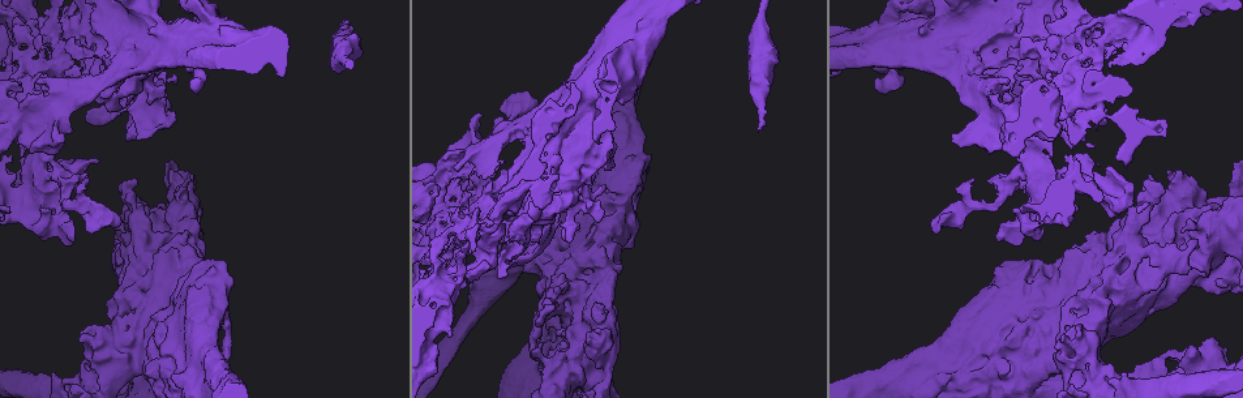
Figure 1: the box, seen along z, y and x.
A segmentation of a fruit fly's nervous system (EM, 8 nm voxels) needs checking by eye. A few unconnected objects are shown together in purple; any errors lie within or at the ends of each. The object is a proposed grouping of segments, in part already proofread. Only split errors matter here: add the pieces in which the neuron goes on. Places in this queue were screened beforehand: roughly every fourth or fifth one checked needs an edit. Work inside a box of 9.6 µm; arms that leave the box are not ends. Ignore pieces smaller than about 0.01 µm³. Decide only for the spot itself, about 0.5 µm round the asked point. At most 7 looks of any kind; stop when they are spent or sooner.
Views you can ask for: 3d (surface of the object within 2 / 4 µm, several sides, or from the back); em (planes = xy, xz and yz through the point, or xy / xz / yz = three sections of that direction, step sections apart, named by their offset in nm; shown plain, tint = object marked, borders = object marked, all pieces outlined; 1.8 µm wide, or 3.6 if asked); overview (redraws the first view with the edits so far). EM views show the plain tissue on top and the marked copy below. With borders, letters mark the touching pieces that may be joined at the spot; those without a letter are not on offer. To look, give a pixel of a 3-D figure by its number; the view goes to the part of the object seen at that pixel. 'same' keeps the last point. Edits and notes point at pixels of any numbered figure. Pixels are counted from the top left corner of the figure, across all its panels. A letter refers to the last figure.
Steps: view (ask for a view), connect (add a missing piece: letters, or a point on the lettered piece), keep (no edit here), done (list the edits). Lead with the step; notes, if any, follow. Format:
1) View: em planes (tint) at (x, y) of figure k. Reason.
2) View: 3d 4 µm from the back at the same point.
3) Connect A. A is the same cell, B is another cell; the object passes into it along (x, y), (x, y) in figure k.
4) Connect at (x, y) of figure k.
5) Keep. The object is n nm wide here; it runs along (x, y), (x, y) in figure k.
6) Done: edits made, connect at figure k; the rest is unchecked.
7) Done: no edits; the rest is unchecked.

View: 3d 4 µm at (1075, 345) of figure 1. Abrupt turn.

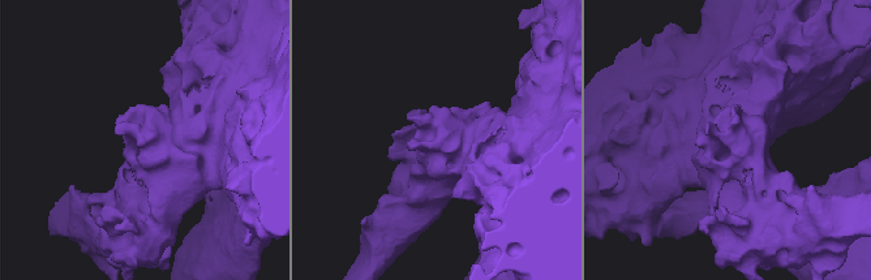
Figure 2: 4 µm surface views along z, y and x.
View: em 3.6 µm yz step 4 (tint) at (162, 134) of figure 2. Need the tissue.

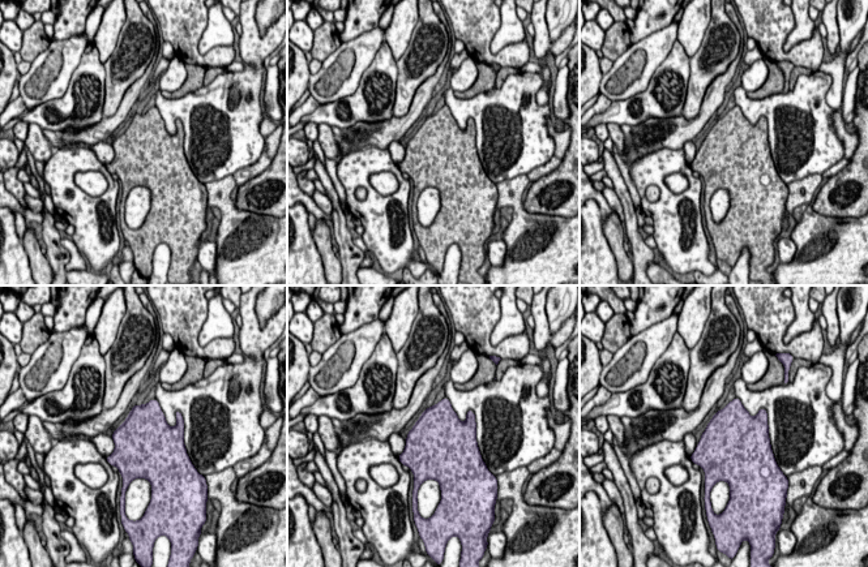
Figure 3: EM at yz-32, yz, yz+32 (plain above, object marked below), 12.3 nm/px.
View: em 3.6 µm yz step 4 (borders) at the same point.

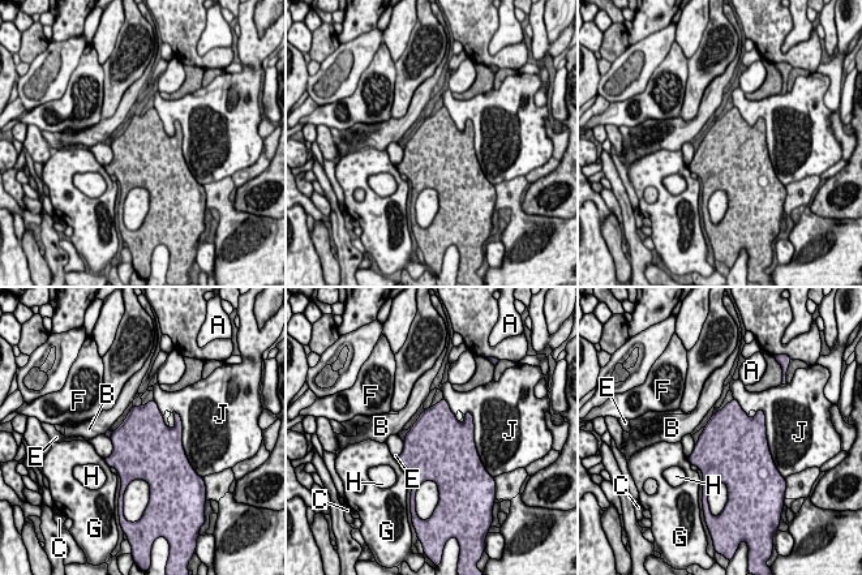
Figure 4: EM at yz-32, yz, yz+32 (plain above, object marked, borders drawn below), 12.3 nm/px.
Keep. The longest contact is with J, 440 nm; A, B, C, E, F, G, H and J are other cells; none of them fits.

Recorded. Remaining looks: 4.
View: 3d 2 µm at (1213, 340) of figure 1. Free end.

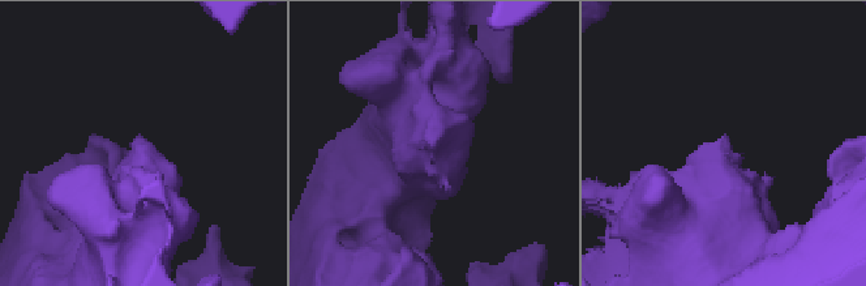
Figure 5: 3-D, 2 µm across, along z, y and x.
View: em yz step 8 (tint) at (725, 142) of figure 5.

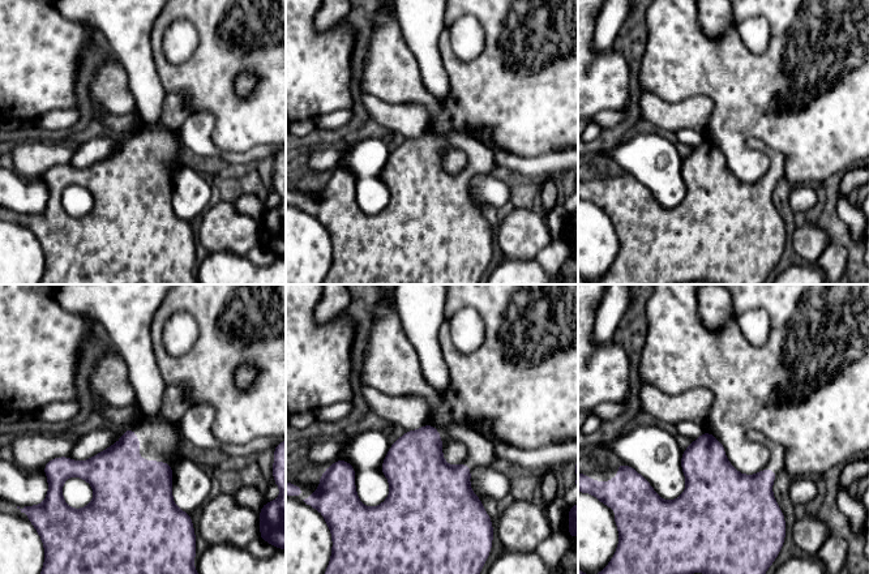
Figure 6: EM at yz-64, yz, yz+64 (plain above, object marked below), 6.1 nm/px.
View: em planes (borders) at the same point.

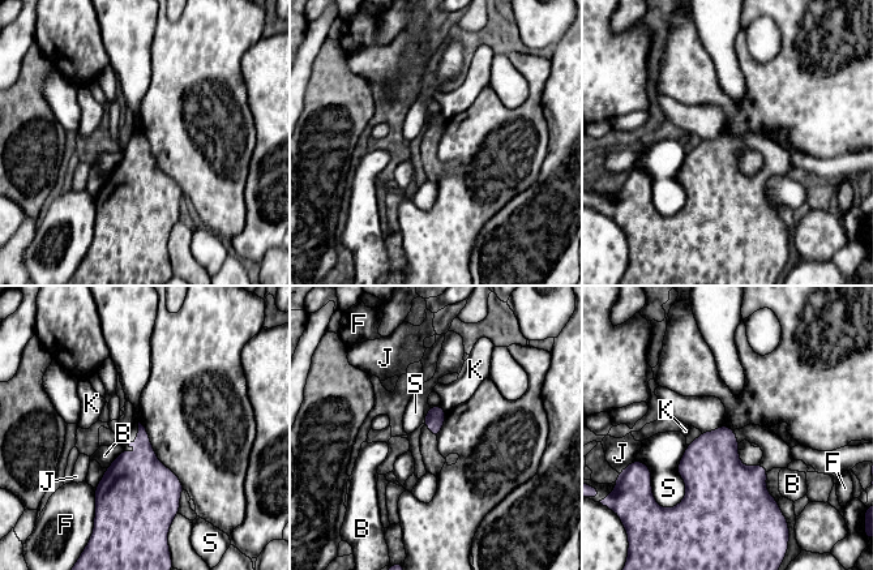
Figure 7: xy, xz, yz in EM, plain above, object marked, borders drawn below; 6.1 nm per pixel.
Keep. B, F, J, K and S are other cells; a border runs along (688, 445), (676, 506) in figure 7; no lettered piece goes on from it.

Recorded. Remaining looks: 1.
View: em planes (borders) at (341, 23) of figure 1. Branch stops here.

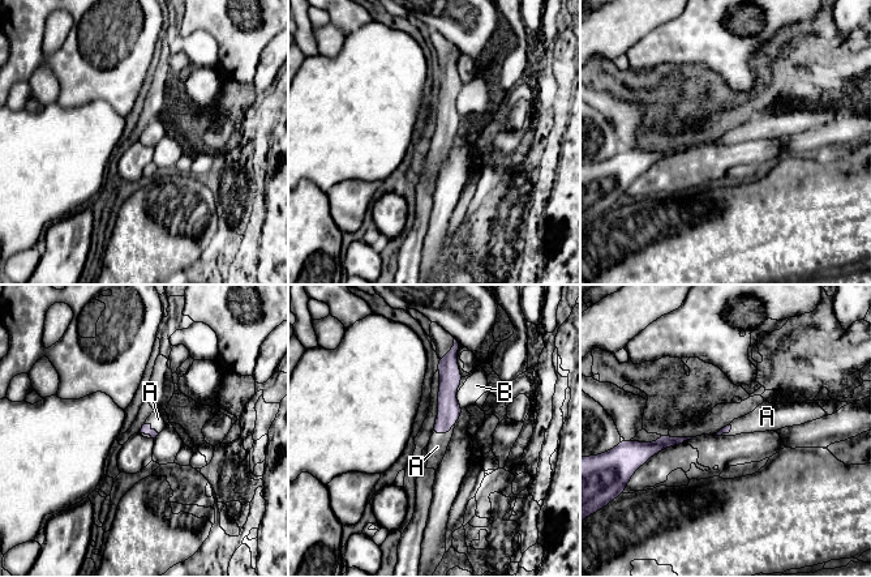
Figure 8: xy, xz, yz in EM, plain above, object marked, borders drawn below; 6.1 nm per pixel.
Connect A. A is the same cell, B is another cell; the neuron continues.

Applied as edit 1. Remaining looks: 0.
Done: edits made, connect at figure 8; the rest is unchecked.

